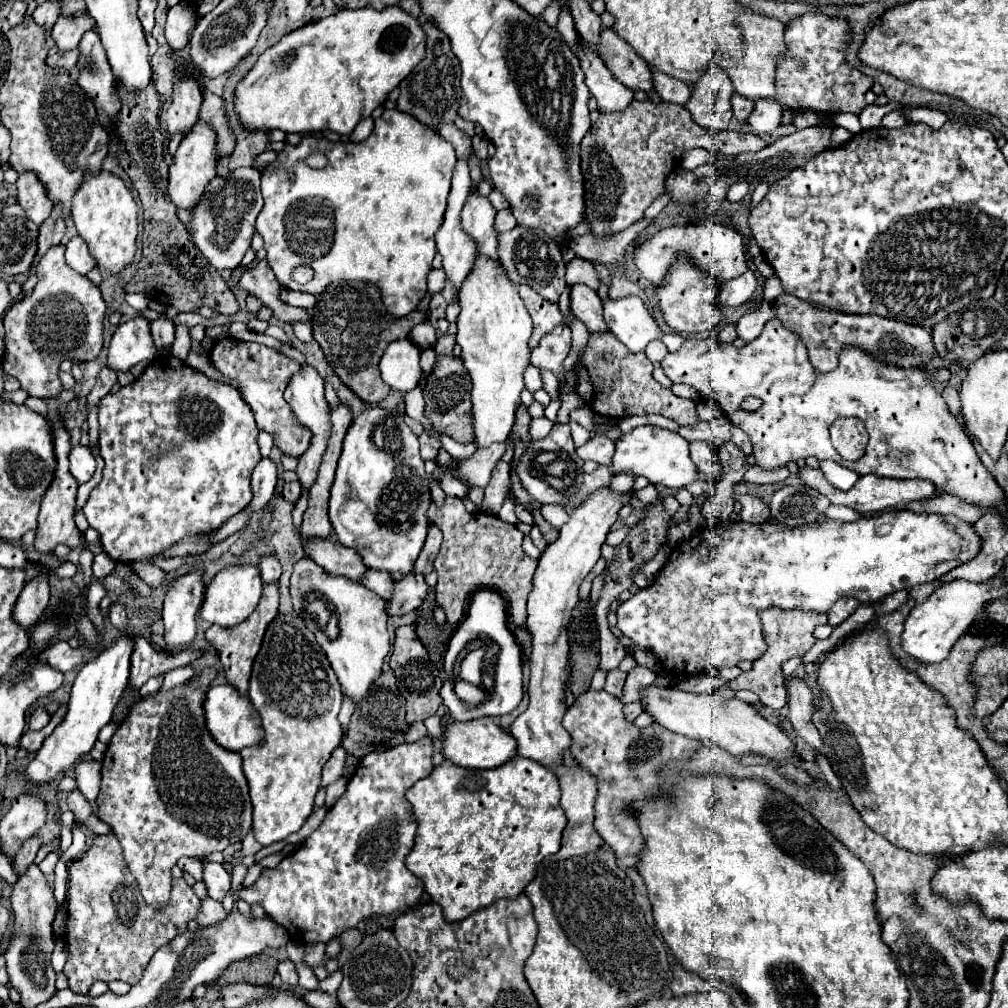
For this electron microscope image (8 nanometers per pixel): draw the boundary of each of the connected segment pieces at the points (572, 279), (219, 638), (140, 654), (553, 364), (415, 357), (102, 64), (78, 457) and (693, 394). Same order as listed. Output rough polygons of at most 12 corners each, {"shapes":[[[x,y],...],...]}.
{"shapes":[[[584,258],[566,264],[568,284],[598,290],[600,278]],[[278,584],[240,626],[210,626],[210,648],[240,694],[268,624],[278,614]],[[134,636],[130,686],[192,664],[204,650],[184,648],[176,654],[154,650]],[[556,326],[538,348],[530,364],[548,368],[566,380],[562,362],[570,352],[570,328]],[[410,340],[388,344],[382,380],[400,392],[422,376],[420,348]],[[96,30],[86,32],[78,86],[104,128],[120,112],[114,74]],[[74,446],[70,474],[78,484],[88,482],[96,470],[90,448]],[[689,385],[671,386],[679,397],[700,402],[699,393]]]}

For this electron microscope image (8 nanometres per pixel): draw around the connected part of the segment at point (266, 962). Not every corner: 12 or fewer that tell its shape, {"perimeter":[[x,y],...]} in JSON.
{"perimeter":[[268,954],[232,962],[220,984],[272,984],[278,960]]}

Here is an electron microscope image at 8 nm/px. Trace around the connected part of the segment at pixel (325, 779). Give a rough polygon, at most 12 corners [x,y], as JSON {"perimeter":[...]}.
{"perimeter":[[342,746],[332,752],[322,768],[322,786],[340,778],[346,750]]}

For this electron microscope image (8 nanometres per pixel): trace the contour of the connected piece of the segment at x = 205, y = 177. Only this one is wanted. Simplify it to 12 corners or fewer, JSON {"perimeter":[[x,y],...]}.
{"perimeter":[[196,122],[170,164],[166,196],[192,210],[216,176],[216,132]]}

